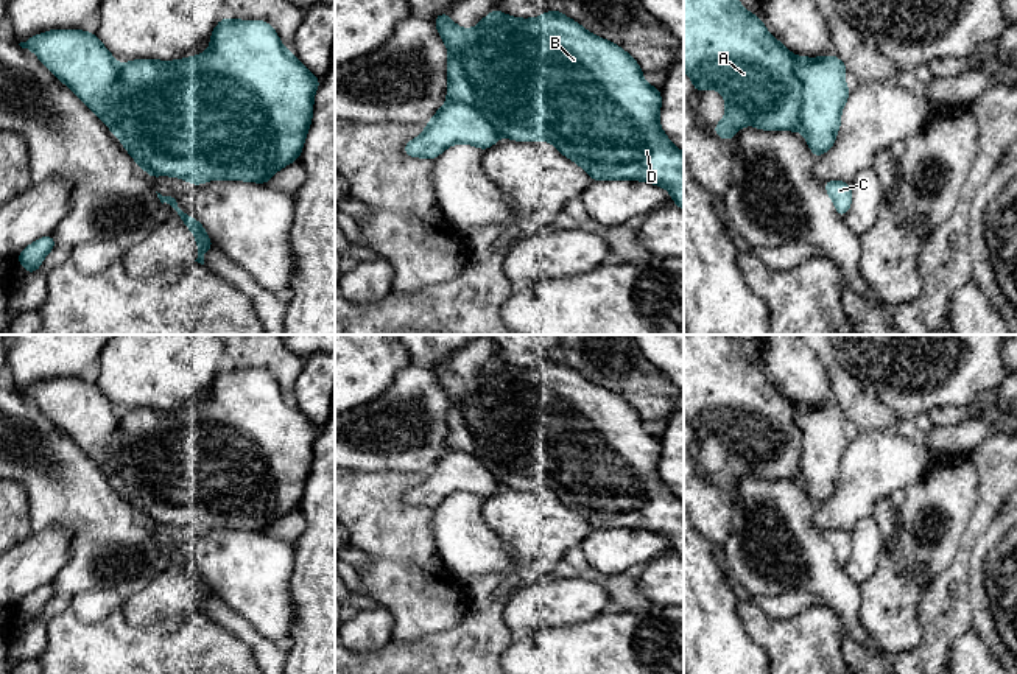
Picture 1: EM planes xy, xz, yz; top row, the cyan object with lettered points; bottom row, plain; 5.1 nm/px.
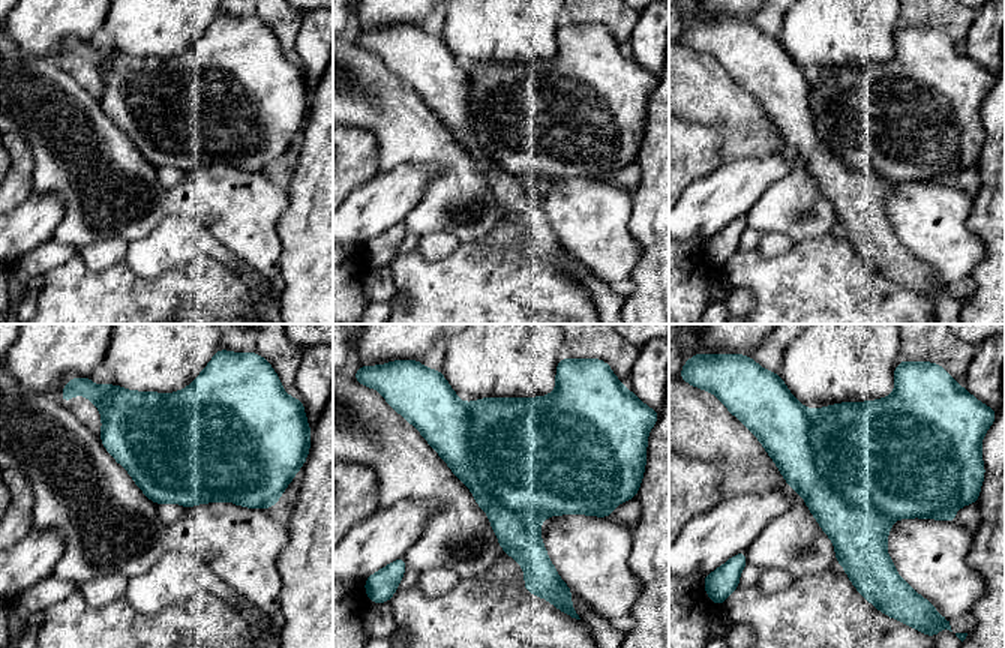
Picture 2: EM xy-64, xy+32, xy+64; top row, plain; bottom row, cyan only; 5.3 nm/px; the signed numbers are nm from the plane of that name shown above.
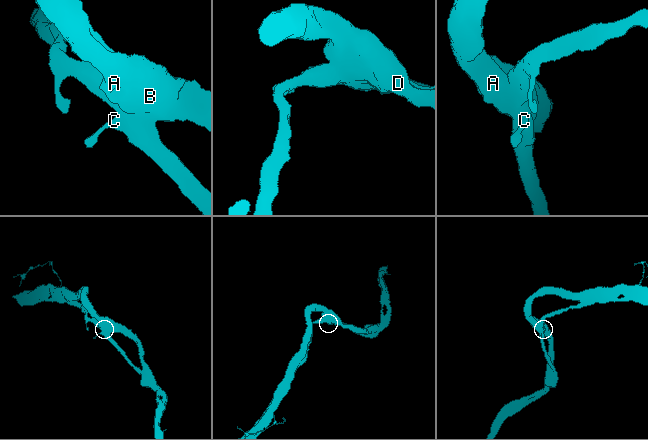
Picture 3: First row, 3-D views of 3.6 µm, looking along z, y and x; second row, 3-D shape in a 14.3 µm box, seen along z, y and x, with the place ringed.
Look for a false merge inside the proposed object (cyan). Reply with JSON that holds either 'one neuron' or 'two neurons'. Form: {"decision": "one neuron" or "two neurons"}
{"decision": "one neuron"}

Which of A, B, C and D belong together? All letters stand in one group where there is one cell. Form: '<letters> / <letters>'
A B C D

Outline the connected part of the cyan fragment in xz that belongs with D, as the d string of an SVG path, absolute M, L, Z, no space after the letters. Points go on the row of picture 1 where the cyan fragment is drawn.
M495 8L472 30L455 25L449 12L436 16L433 22L449 48L449 100L436 111L425 131L403 145L403 154L435 160L455 143L469 143L484 151L500 135L516 142L545 140L584 168L593 182L651 182L665 187L674 204L684 210L684 153L660 129L660 90L643 81L640 65L621 47L589 33L558 8L536 19L516 19Z

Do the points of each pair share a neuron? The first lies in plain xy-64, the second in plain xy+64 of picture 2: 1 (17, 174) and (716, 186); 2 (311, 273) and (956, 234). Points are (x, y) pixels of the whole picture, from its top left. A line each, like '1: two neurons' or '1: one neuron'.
1: two neurons
2: two neurons

